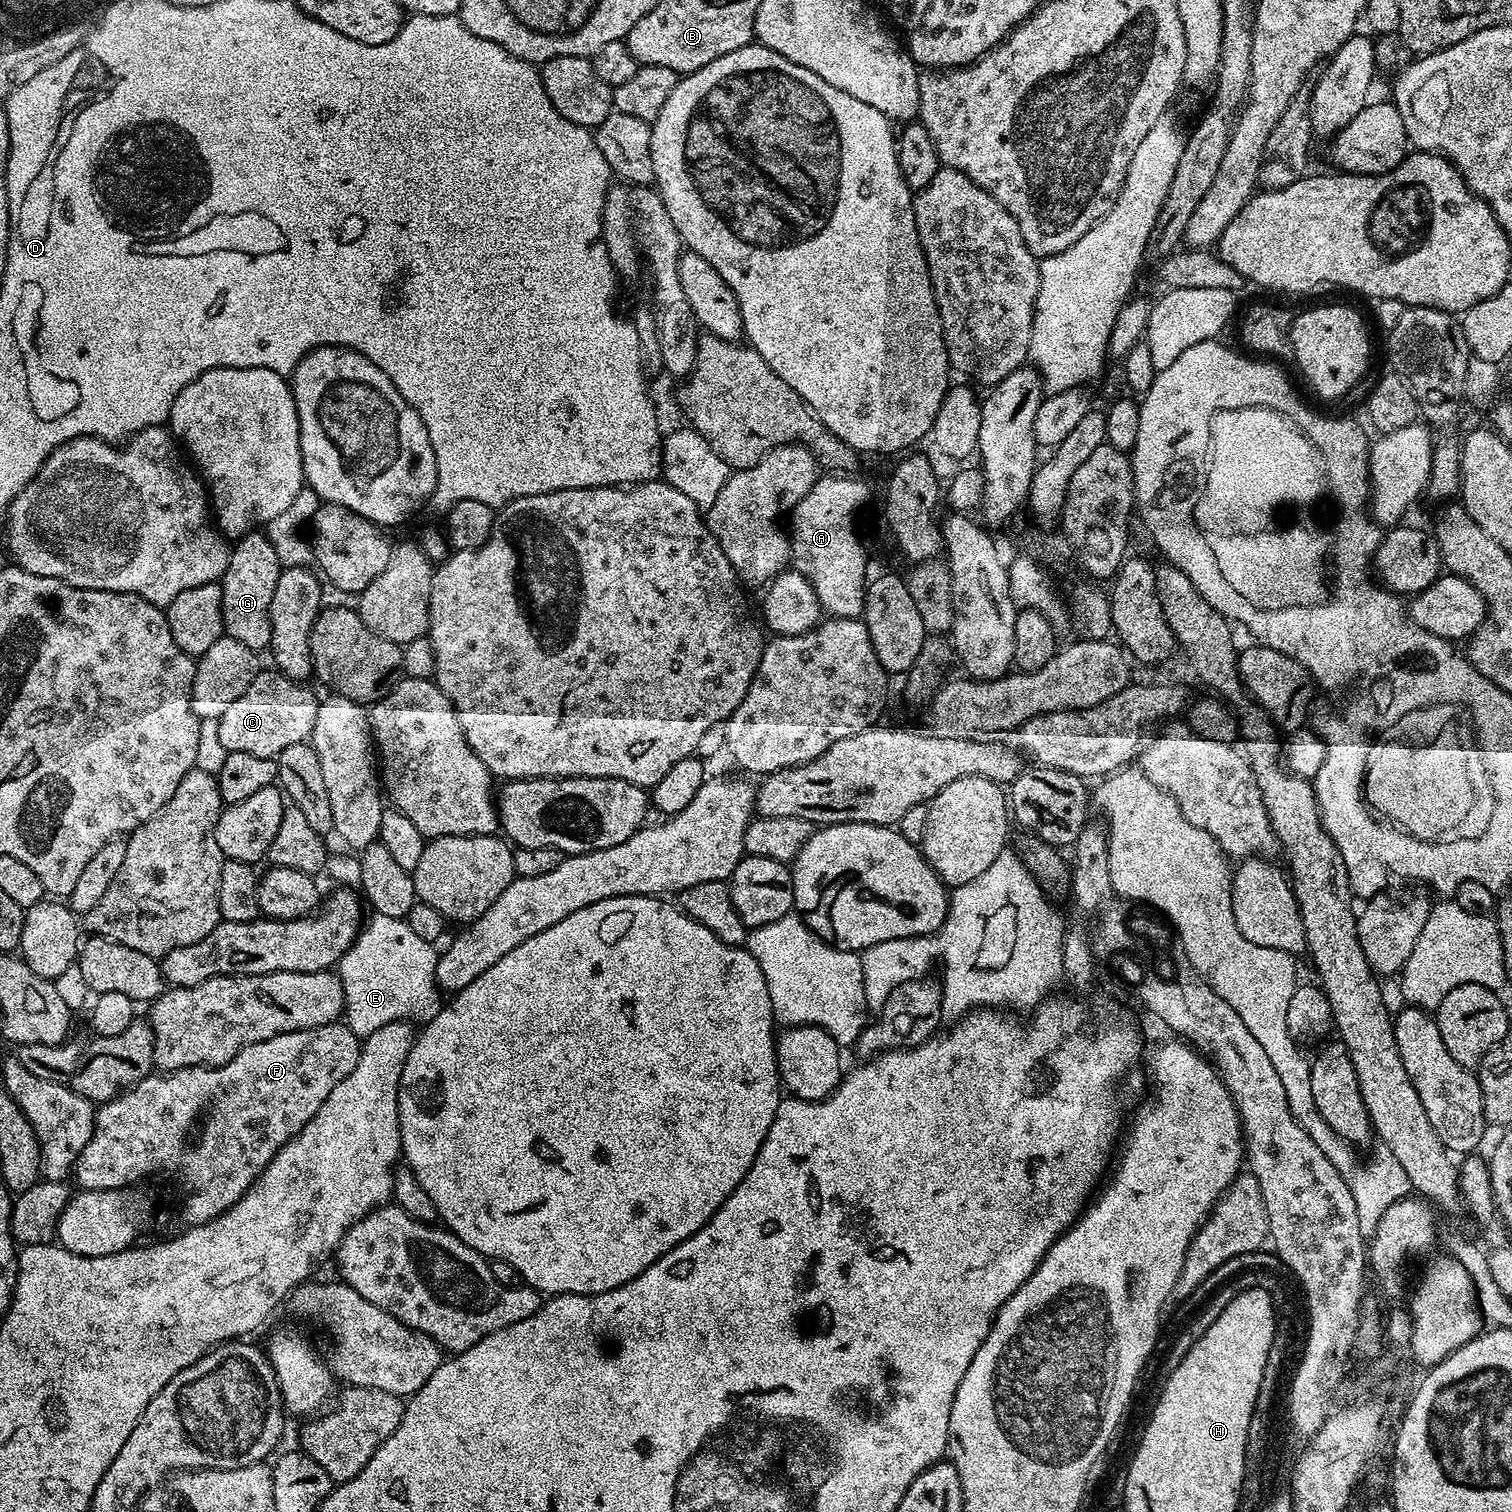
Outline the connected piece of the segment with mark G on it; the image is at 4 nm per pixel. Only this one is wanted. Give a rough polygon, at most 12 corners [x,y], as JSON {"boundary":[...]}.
{"boundary":[[263,531],[231,545],[224,631],[263,653],[282,565]]}

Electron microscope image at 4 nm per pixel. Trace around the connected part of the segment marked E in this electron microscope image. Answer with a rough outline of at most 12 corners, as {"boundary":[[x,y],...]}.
{"boundary":[[369,917],[336,967],[361,1040],[442,1007],[439,953]]}

